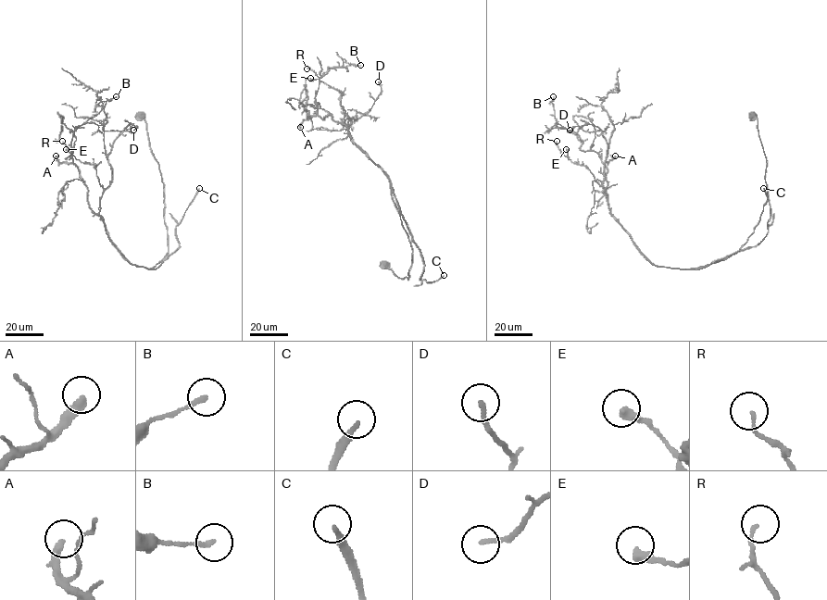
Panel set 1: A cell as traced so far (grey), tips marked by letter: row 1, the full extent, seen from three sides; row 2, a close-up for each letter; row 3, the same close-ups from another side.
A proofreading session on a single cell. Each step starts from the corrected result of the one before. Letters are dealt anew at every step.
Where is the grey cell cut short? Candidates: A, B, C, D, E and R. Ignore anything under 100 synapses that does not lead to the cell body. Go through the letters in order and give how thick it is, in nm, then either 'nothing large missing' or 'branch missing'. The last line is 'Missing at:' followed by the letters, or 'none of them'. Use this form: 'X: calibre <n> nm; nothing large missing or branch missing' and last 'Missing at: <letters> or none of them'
A: calibre 320 nm; branch missing
B: calibre 180 nm; nothing large missing
C: calibre 190 nm; branch missing
D: calibre 150 nm; nothing large missing
E: calibre 360 nm; nothing large missing
R: calibre 130 nm; nothing large missing
Missing at: A, C

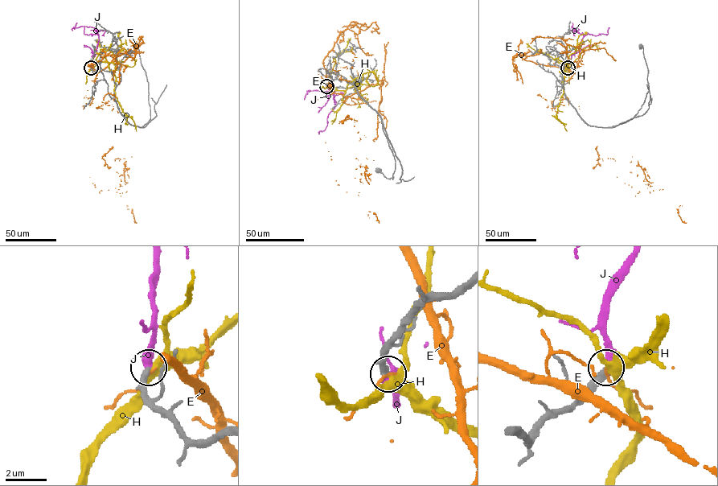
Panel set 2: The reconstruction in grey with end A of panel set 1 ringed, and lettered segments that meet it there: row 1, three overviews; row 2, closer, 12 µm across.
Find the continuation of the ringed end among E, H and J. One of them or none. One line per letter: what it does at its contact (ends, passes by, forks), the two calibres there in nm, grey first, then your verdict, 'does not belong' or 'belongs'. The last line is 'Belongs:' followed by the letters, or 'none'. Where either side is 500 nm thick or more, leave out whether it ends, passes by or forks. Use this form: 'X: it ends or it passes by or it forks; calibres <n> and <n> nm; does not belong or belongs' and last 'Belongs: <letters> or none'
E: it ends; calibres 380 and 120 nm; does not belong
H: it forks; calibres 360 and 340 nm; does not belong
J: it ends; calibres 380 and 400 nm; belongs
Belongs: J

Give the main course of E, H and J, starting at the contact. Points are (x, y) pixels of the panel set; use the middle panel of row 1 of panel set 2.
E: (326, 86), (330, 84), (333, 92), (327, 84), (317, 99), (359, 141), (366, 180), (358, 196), (379, 223)
H: (326, 86), (331, 89), (345, 90), (350, 81), (355, 81), (354, 79), (364, 72), (372, 72), (379, 84)
J: (326, 86), (333, 92), (335, 105), (334, 95), (330, 92), (309, 90), (305, 97)

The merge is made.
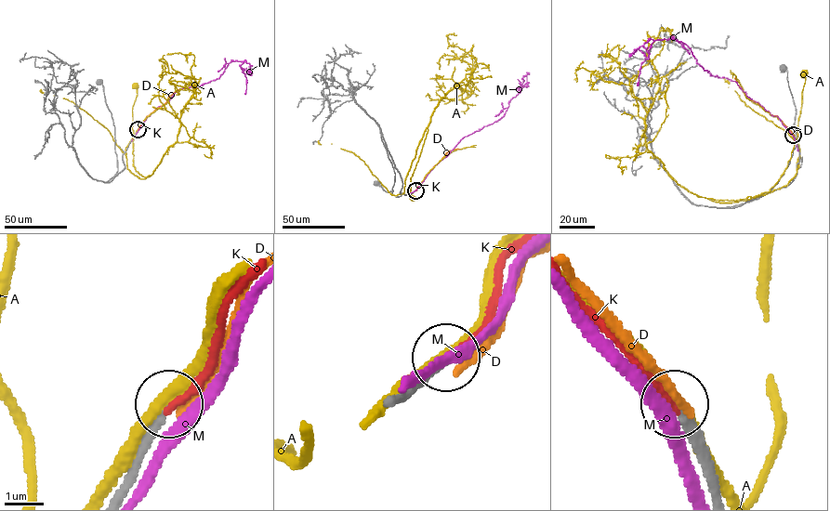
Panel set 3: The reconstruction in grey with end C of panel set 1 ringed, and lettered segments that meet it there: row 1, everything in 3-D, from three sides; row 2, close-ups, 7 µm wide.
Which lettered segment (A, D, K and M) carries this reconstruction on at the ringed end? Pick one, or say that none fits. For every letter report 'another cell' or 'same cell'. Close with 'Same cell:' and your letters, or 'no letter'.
A: another cell
D: another cell
K: same cell
M: another cell
Same cell: K

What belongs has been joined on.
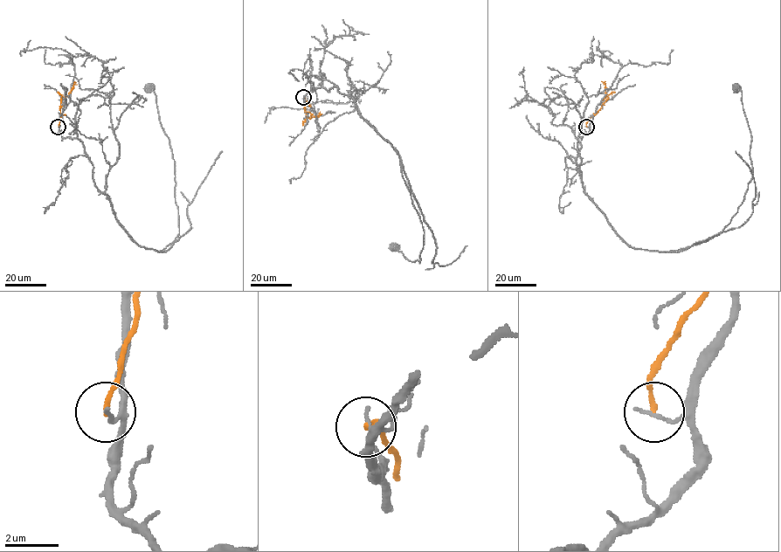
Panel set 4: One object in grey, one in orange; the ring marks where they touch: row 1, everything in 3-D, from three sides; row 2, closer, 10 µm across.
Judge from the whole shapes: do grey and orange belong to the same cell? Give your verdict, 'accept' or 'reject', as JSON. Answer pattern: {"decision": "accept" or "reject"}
{"decision": "reject"}

